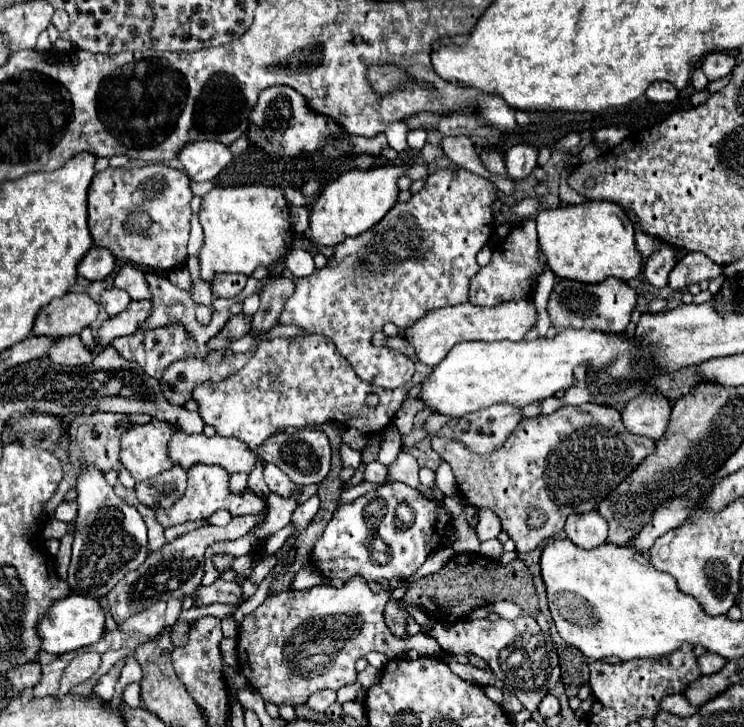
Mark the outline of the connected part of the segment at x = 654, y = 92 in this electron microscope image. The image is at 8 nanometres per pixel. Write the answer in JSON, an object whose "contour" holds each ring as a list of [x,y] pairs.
{"contour":[[[656,81],[656,83],[652,83],[652,85],[648,87],[648,91],[646,91],[648,101],[654,101],[654,103],[672,101],[672,99],[676,99],[676,95],[678,95],[676,87],[672,87],[672,85],[666,83],[666,81]]]}

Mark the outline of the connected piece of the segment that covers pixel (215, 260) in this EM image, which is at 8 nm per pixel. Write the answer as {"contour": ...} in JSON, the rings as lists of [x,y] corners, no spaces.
{"contour":[[[240,185],[240,187],[214,187],[202,197],[200,205],[200,223],[204,229],[204,243],[200,249],[200,279],[212,285],[214,275],[218,273],[244,273],[252,275],[260,265],[272,265],[284,257],[290,249],[292,227],[288,221],[288,205],[280,187],[266,185]]]}

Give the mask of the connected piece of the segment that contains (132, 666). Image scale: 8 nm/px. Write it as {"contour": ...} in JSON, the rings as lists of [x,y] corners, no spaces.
{"contour":[[[130,655],[130,657],[126,657],[126,659],[124,659],[122,673],[120,673],[120,679],[118,679],[118,683],[116,683],[116,691],[114,691],[114,693],[122,695],[122,691],[124,691],[124,687],[126,687],[128,683],[140,683],[140,679],[142,679],[142,669],[140,669],[140,665],[136,663],[136,659],[134,659],[132,655]]]}

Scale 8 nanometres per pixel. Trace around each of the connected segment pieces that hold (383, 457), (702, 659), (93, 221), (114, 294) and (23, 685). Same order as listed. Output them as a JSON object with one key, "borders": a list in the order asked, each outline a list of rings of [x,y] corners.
{"borders":[[[[395,425],[383,432],[383,440],[378,453],[378,461],[389,466],[398,456],[402,444],[402,436]]],[[[704,653],[698,657],[698,663],[700,663],[700,669],[702,669],[702,675],[712,675],[712,673],[718,673],[726,661],[722,655],[716,655],[716,653]]],[[[168,165],[104,169],[92,177],[88,189],[88,227],[94,245],[104,247],[120,261],[170,271],[188,257],[190,179]]],[[[110,287],[106,291],[102,291],[100,295],[100,305],[104,307],[104,311],[112,317],[112,315],[118,315],[120,311],[124,311],[128,307],[132,299],[128,299],[128,293],[126,291],[120,291],[118,287]]],[[[24,663],[8,671],[8,679],[16,689],[32,689],[40,681],[40,665],[38,663]]]]}

